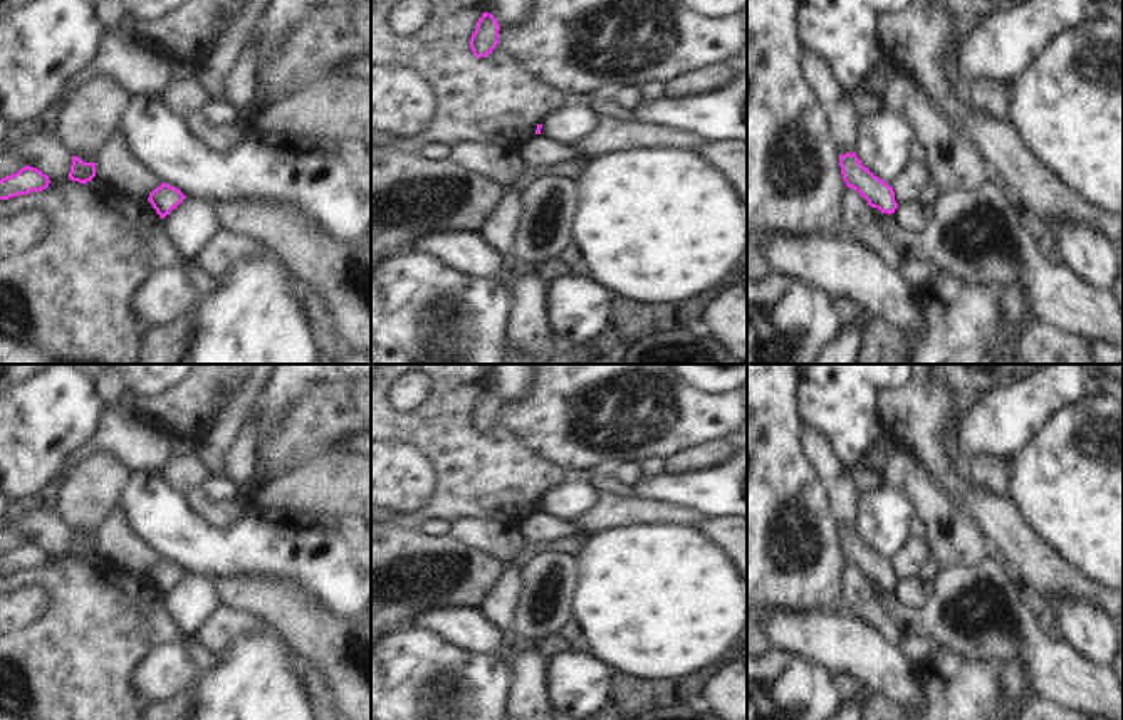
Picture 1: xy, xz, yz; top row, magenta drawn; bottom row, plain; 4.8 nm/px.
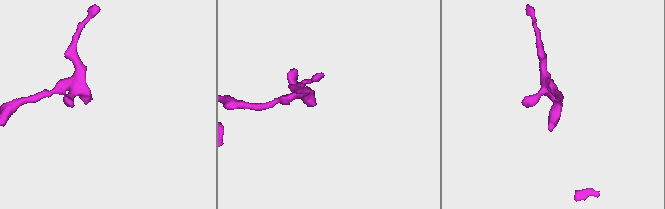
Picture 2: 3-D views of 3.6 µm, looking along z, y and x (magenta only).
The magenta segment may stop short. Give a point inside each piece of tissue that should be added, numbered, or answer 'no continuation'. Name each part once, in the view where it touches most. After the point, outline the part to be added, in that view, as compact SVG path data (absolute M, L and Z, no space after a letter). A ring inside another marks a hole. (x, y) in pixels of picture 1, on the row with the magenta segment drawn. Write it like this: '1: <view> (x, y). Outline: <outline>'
no continuation

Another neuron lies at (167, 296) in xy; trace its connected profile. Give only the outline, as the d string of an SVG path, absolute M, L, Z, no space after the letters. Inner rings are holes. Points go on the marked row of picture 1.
M193 260L158 270L143 282L133 297L133 309L148 329L166 326L183 317L196 299L188 280Z

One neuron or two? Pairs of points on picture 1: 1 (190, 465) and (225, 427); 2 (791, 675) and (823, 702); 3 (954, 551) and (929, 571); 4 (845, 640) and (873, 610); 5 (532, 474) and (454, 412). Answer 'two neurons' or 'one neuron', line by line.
1: two neurons
2: one neuron
3: two neurons
4: two neurons
5: one neuron

